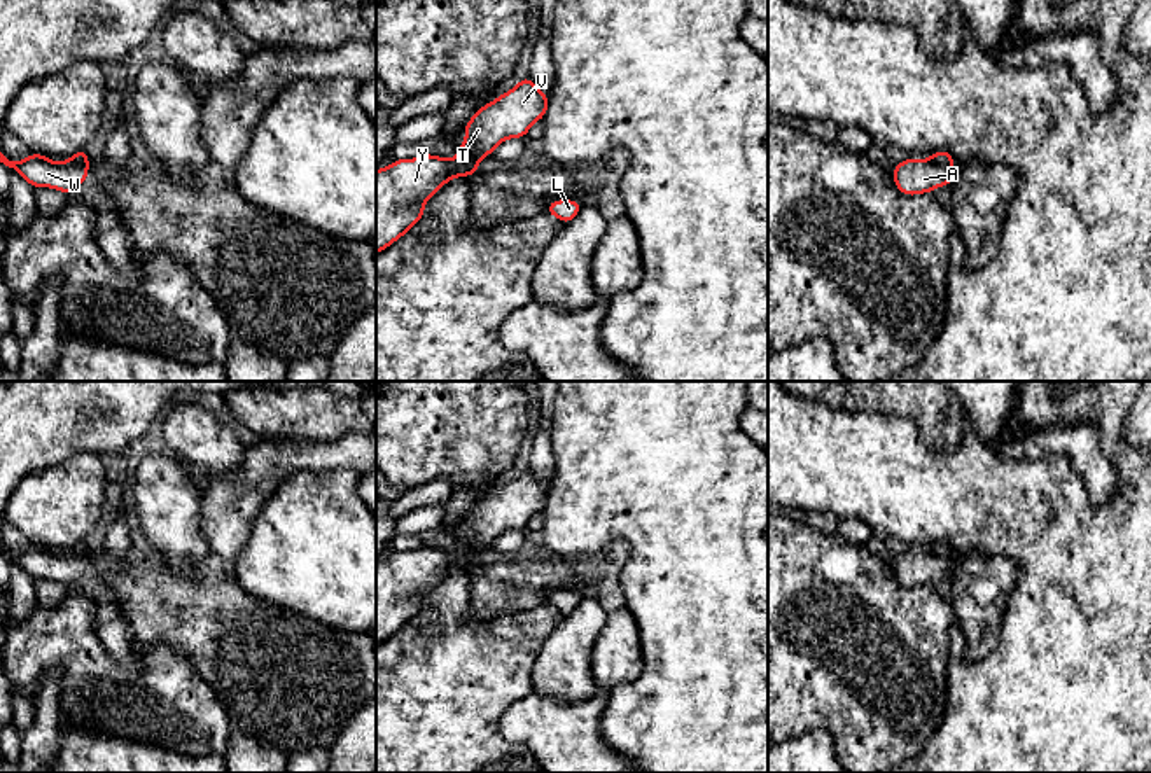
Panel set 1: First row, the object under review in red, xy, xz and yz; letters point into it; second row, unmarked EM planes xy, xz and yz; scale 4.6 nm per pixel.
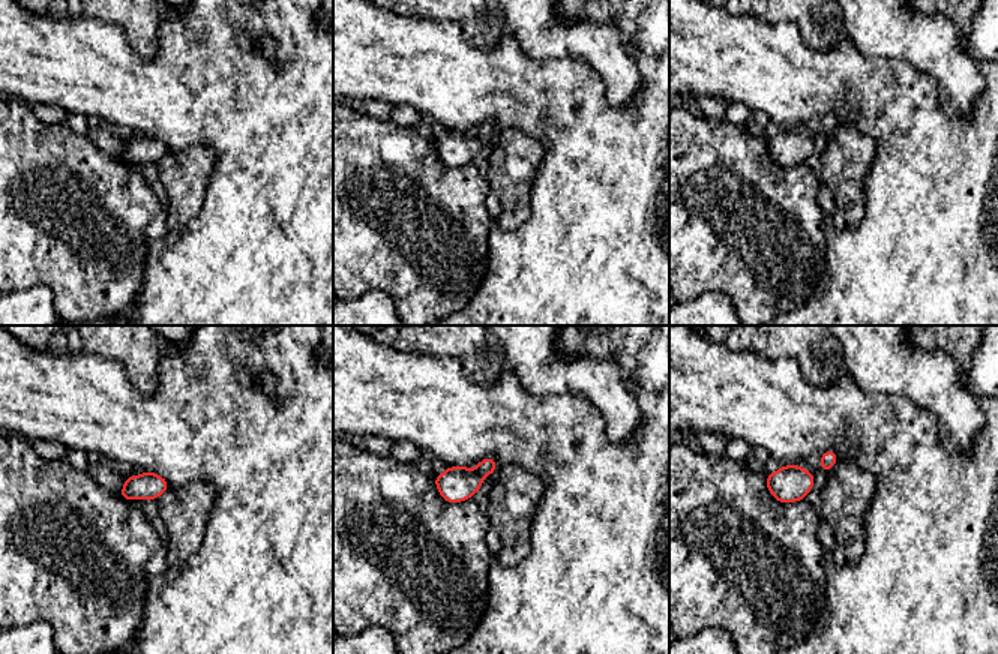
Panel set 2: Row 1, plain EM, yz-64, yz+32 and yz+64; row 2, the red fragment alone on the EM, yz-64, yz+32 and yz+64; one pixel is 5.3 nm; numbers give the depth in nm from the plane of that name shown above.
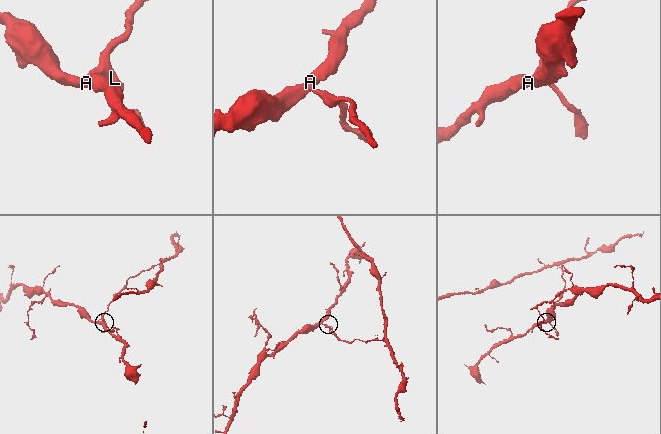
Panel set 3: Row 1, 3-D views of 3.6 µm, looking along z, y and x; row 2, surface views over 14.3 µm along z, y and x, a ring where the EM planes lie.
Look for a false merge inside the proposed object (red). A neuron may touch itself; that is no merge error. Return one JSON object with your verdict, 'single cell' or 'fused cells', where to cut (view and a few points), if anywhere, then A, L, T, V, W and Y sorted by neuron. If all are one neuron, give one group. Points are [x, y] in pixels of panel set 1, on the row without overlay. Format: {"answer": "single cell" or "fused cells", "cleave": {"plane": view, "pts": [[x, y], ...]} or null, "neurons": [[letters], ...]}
{"answer": "fused cells", "cleave": {"plane": "yz", "pts": [[931, 548], [940, 555], [952, 557]]}, "neurons": [["A", "T", "V", "W", "Y"], ["L"]]}

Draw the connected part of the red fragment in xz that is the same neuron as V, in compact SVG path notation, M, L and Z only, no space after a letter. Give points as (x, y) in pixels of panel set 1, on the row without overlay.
M528 469L492 495L479 498L465 514L465 532L458 547L446 551L422 546L416 551L395 551L376 563L376 645L390 638L416 617L425 603L425 591L448 572L469 568L469 554L490 547L507 530L525 530L535 512L542 512L549 497Z

